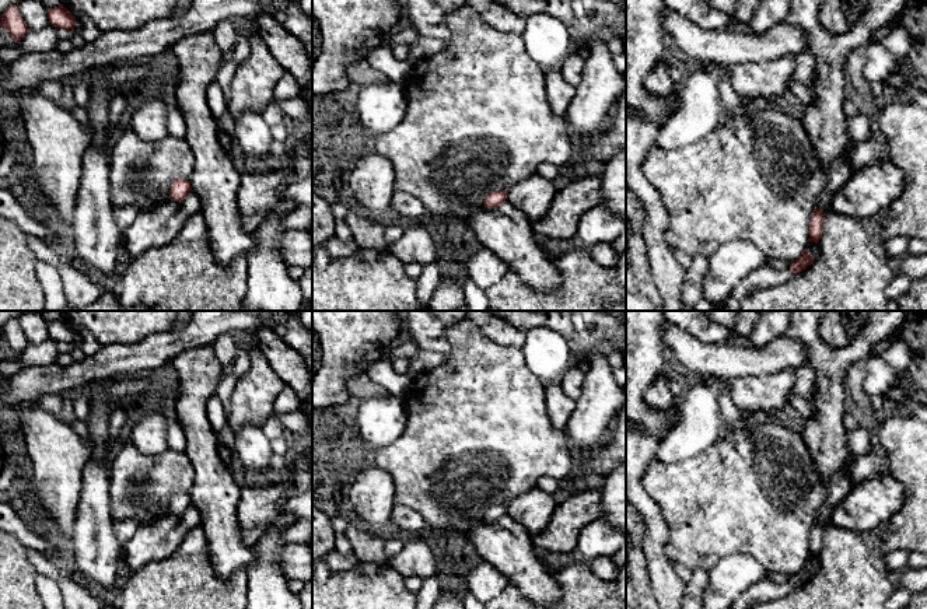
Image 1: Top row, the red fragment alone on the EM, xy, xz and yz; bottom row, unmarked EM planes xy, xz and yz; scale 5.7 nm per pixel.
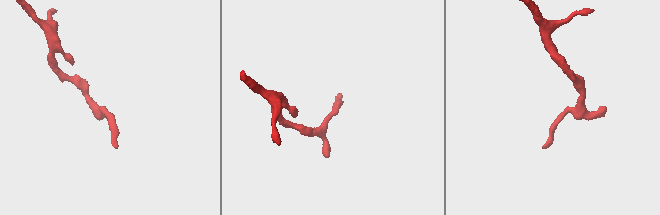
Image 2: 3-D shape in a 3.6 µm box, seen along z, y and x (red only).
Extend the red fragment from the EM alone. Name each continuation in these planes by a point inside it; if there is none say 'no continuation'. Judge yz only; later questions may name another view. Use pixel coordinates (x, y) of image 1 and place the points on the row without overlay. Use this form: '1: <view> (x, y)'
1: yz (762, 591)

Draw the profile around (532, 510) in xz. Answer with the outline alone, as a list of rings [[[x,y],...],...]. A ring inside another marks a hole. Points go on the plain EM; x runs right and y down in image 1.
[[[535,487],[515,497],[507,505],[506,514],[524,526],[531,536],[536,536],[549,526],[556,507],[552,494]]]

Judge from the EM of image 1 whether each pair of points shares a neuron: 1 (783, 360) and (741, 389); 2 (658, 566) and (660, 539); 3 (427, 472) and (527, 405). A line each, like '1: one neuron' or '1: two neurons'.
1: two neurons
2: one neuron
3: one neuron

